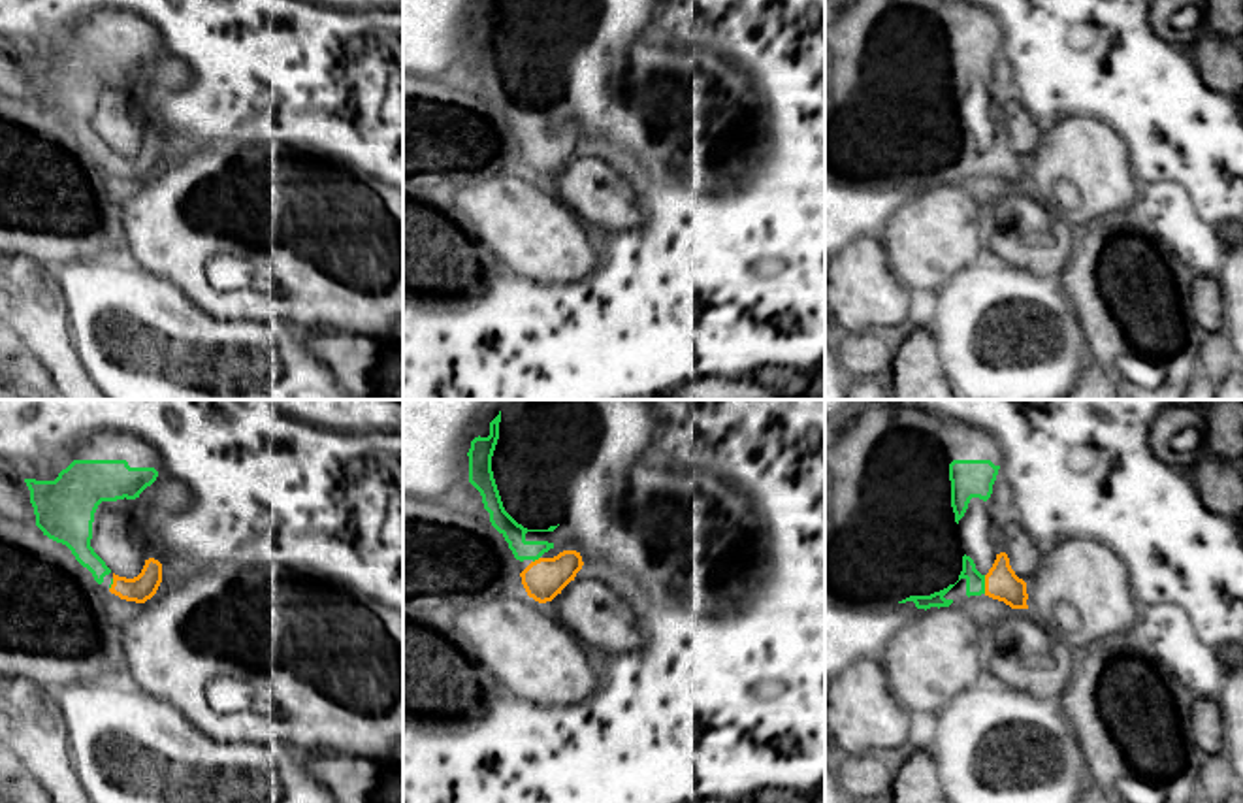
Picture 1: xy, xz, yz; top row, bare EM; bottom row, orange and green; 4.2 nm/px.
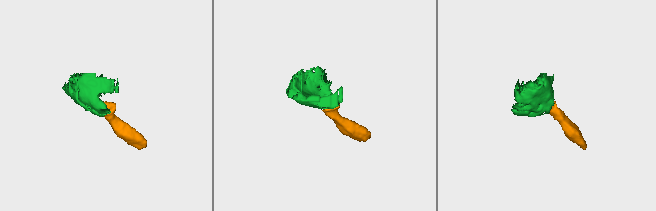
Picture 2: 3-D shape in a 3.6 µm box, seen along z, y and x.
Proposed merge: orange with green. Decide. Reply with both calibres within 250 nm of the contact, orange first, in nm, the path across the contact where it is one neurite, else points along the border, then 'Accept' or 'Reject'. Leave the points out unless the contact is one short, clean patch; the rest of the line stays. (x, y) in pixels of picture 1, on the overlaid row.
Thickness 140 nm (orange) against 80 nm. Path across: yz (1000, 583), (985, 585), (974, 579). Accept

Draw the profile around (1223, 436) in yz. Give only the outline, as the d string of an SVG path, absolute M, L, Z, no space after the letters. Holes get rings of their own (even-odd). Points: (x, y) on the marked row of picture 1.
M1211 400L1203 407L1207 452L1232 464L1243 464L1243 400Z

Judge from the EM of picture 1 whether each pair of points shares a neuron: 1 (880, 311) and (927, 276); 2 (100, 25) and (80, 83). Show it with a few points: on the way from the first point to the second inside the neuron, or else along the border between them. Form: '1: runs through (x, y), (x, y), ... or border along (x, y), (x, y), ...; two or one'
1: border along (884, 253), (891, 274), (908, 291); two
2: runs through (100, 40), (100, 46), (80, 68); one

